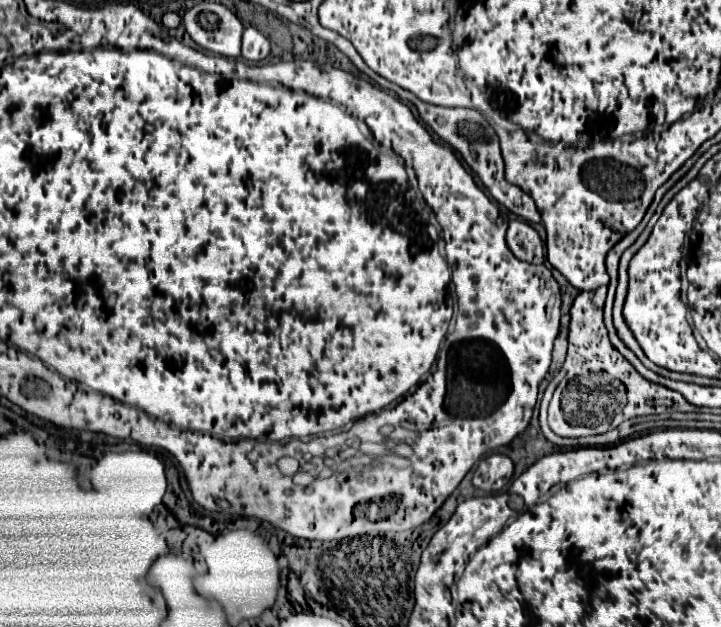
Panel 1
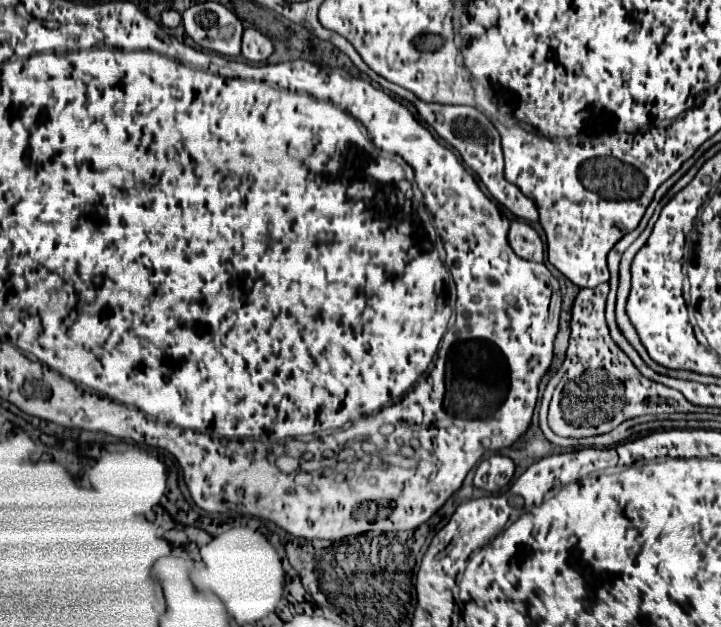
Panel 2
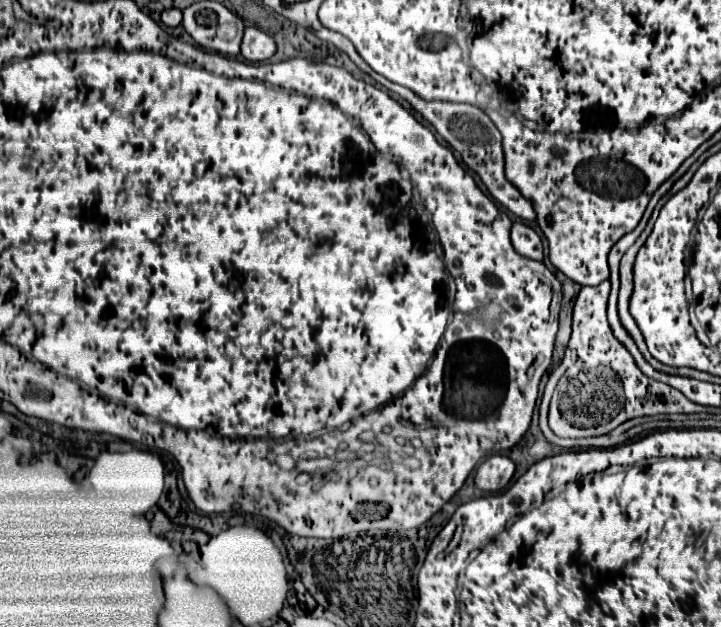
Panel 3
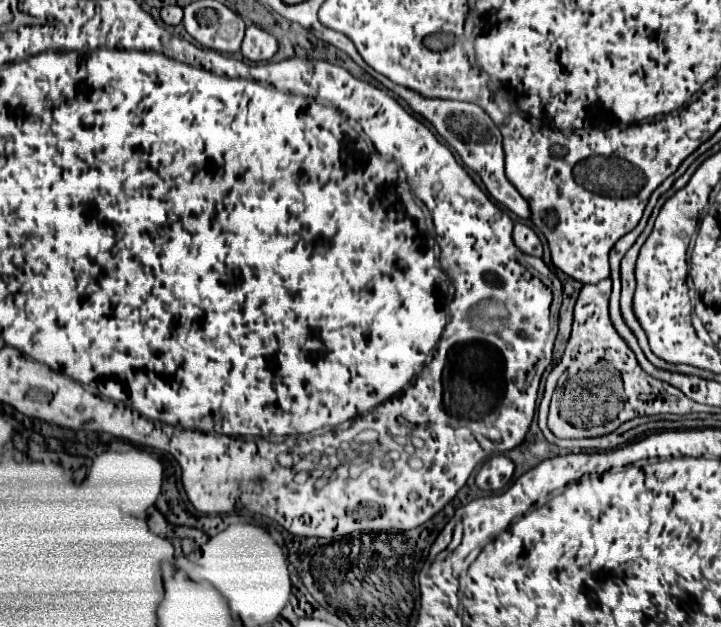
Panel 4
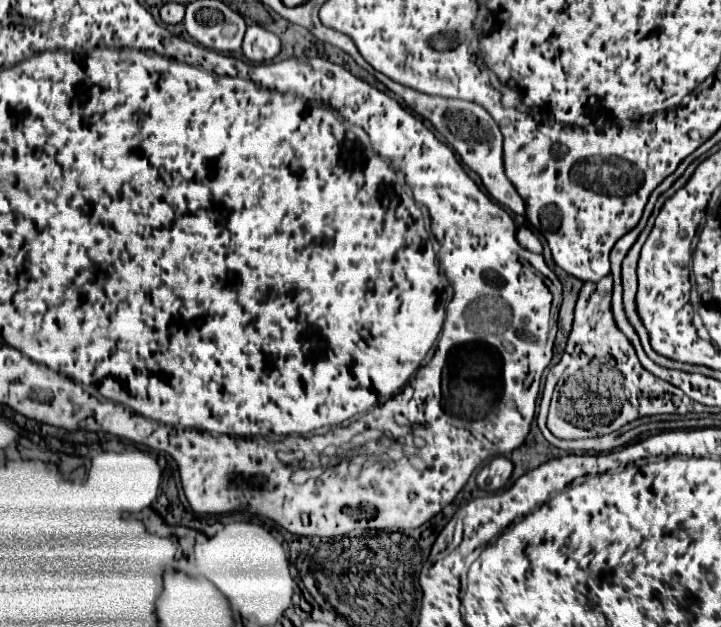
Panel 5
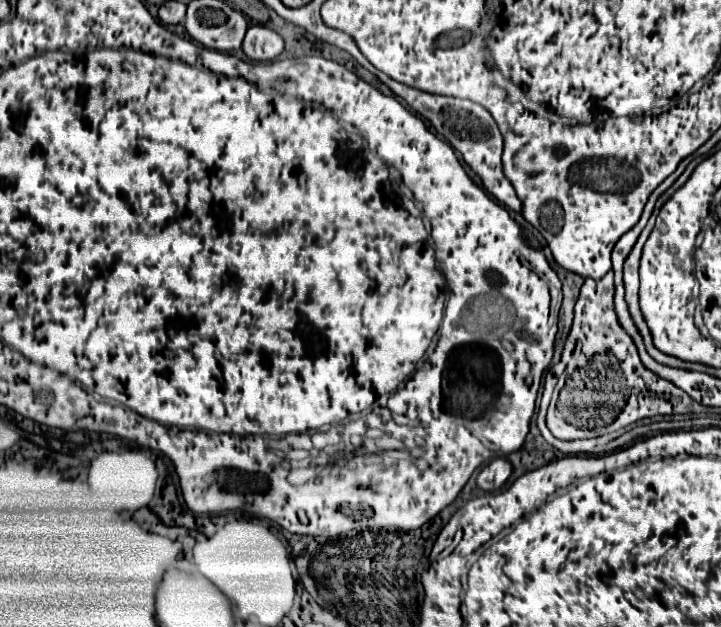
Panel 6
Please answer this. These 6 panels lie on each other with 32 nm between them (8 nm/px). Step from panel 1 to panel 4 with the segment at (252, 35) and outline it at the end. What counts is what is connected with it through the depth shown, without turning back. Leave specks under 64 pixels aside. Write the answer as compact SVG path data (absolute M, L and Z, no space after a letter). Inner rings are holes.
M248 26L242 42L242 55L250 62L269 61L278 52L278 40L258 26Z

